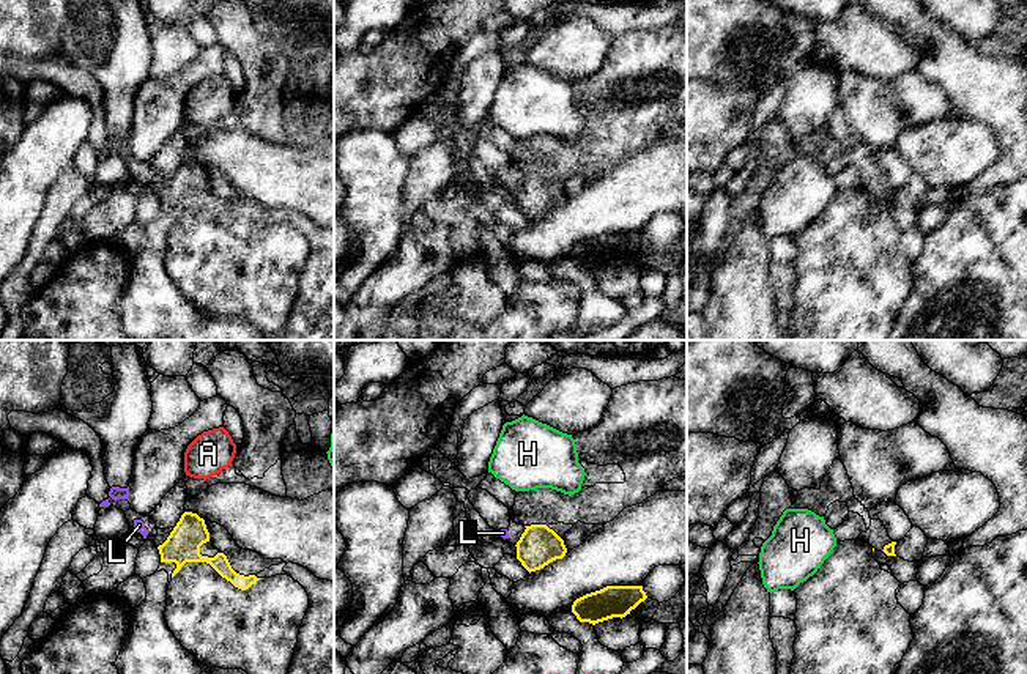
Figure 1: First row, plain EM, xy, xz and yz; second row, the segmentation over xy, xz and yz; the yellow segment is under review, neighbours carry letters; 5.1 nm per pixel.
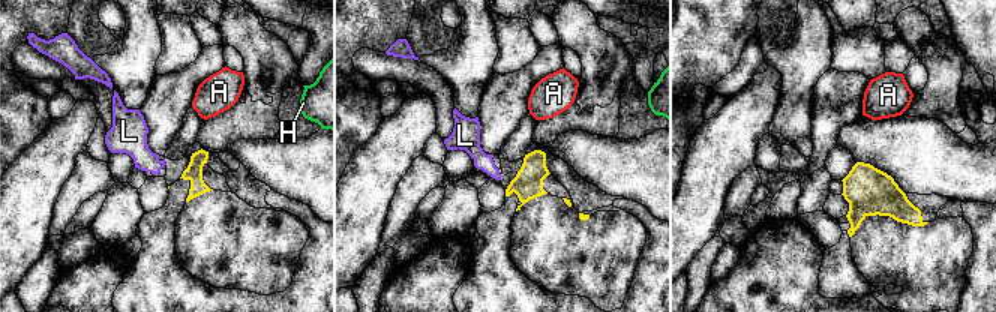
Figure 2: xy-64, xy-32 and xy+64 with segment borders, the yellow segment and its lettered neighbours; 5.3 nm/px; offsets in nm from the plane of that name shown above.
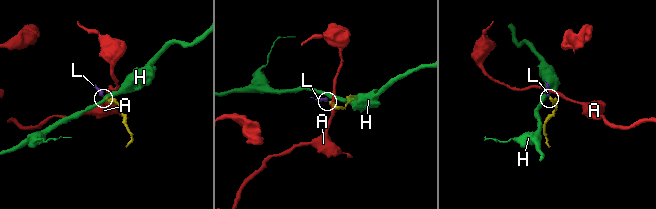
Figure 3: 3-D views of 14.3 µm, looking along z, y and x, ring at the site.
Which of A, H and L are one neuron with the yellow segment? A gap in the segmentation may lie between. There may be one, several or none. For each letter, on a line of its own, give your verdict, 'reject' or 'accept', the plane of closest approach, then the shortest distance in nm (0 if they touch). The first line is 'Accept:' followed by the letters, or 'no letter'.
Accept: L
A: reject; nearest in xy; 180 nm apart
H: reject; nearest in xz; 180 nm apart
L: accept; nearest in xz; 60 nm apart

